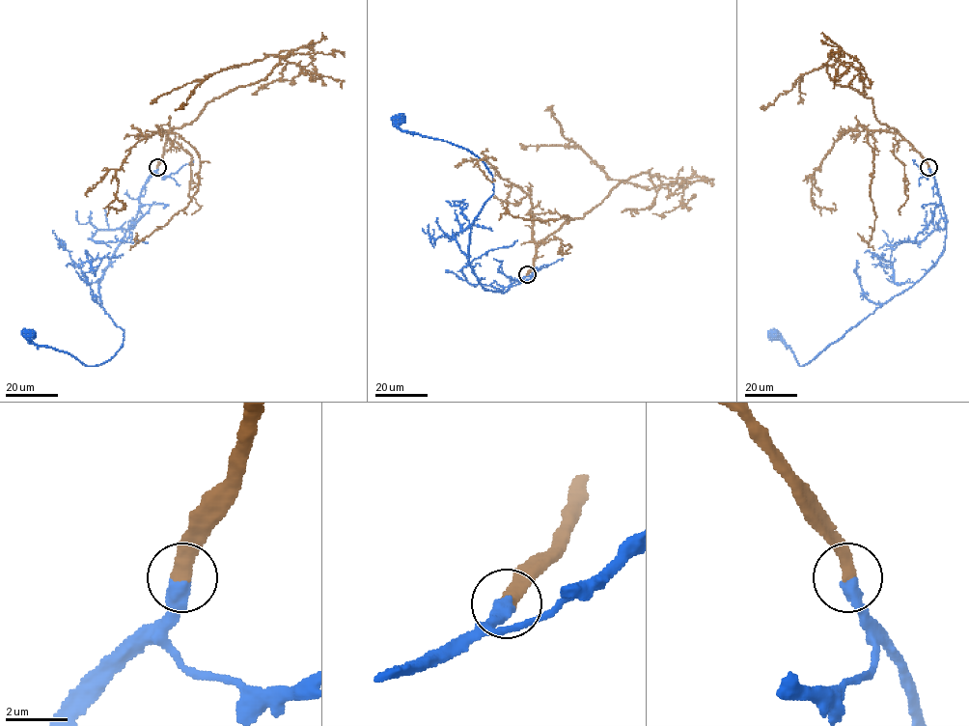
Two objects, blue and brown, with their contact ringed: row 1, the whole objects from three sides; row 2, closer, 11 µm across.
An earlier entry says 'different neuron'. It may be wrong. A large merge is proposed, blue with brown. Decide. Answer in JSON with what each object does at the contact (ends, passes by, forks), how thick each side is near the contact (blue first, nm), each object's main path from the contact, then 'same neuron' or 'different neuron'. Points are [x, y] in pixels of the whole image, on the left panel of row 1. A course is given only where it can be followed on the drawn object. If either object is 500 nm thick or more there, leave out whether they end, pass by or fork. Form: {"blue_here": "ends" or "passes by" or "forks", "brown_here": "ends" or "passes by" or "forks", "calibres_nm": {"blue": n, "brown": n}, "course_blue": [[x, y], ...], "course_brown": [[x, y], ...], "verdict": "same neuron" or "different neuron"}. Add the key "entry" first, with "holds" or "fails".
{"entry": "fails", "calibres_nm": {"blue": 550, "brown": 480}, "course_blue": [[157, 167], [100, 280], [100, 305], [124, 331], [120, 349], [107, 361], [87, 365], [35, 344], [29, 335]], "course_brown": [[157, 167], [169, 130], [190, 125], [215, 97], [264, 79], [291, 52], [223, 69], [151, 103]], "verdict": "same neuron"}

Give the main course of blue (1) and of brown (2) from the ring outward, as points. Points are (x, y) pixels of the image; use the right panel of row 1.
1: (928, 167), (947, 221), (945, 245), (936, 263), (906, 290), (803, 365), (774, 335)
2: (928, 167), (877, 120), (871, 97), (830, 79), (826, 63), (843, 50), (832, 65), (800, 78), (798, 103)

